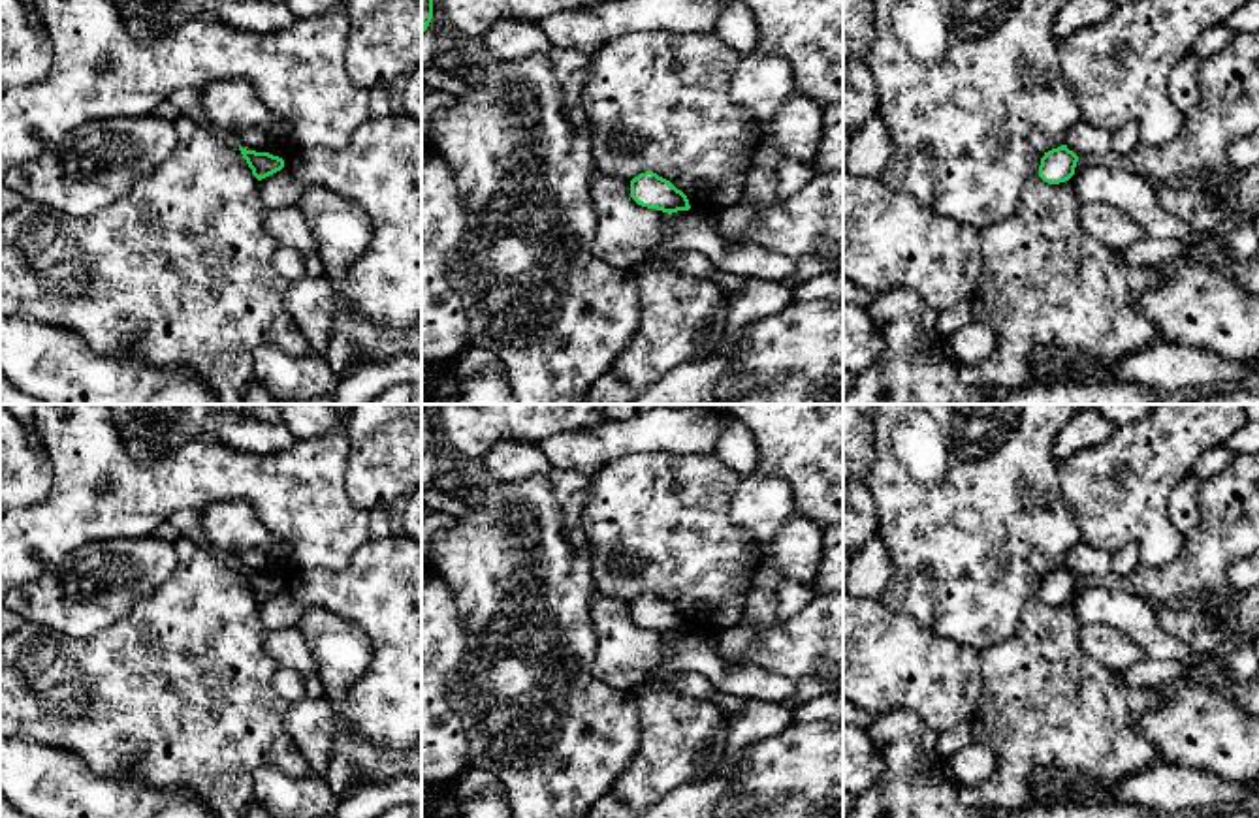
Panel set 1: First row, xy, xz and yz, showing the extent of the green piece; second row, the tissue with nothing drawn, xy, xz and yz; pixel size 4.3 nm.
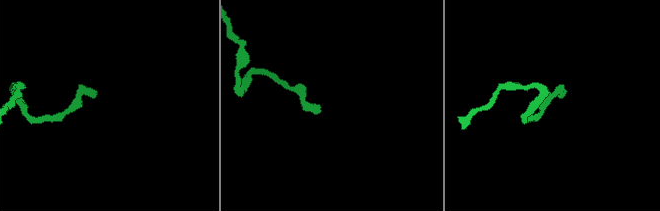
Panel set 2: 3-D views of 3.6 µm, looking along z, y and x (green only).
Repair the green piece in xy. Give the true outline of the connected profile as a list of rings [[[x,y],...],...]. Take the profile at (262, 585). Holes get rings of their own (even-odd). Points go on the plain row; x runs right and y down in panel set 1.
[[[239,566],[243,579],[247,581],[252,596],[262,602],[284,589],[284,581],[269,574],[247,572]]]

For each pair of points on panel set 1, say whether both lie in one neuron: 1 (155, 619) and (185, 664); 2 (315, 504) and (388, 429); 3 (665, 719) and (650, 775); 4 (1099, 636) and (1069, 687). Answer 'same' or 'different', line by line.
1: same
2: different
3: same
4: different

